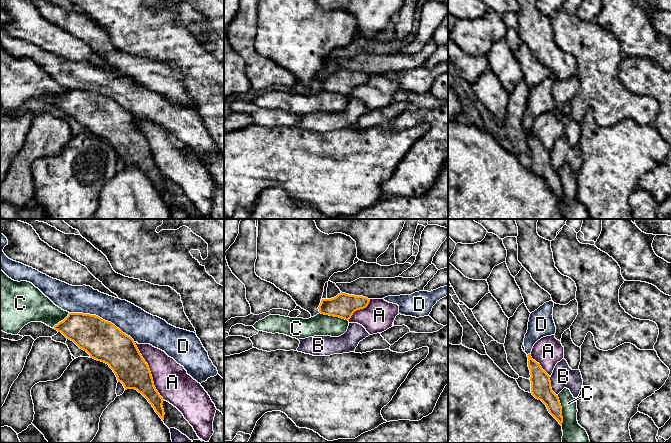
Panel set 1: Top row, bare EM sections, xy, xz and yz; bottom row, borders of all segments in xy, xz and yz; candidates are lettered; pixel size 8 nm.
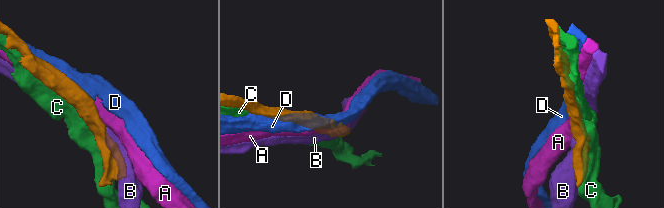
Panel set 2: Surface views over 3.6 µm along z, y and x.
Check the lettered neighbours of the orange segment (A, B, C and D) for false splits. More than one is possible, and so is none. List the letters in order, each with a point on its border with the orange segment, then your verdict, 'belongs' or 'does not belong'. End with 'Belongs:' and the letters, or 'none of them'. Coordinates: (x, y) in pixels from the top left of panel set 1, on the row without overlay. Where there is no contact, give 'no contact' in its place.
A: contact xy (149, 147); does not belong
B: contact yz (550, 162); does not belong
C: contact yz (561, 186); does not belong
D: contact xy (101, 94); does not belong
Belongs: none of them

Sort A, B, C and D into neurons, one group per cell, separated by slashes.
A / B / C / D

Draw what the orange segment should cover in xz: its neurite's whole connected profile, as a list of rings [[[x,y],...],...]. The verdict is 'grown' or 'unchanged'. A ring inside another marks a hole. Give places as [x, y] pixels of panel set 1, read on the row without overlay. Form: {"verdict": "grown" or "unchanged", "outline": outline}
{"verdict": "unchanged", "outline": [[[341,68],[334,74],[322,75],[318,85],[321,90],[349,97],[355,87],[366,84],[369,78],[366,73]]]}

